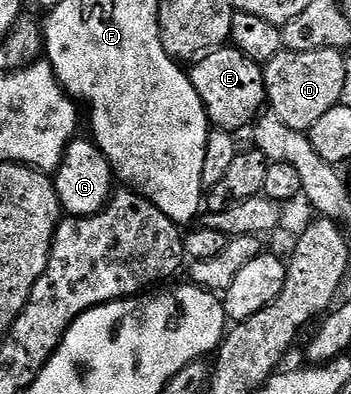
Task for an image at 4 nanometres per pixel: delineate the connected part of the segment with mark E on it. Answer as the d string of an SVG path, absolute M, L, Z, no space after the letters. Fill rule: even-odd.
M232 45L217 47L201 56L188 68L187 74L193 83L195 93L205 106L210 124L214 128L240 132L240 127L248 128L262 114L267 103L265 93L265 73L262 64L247 57Z

